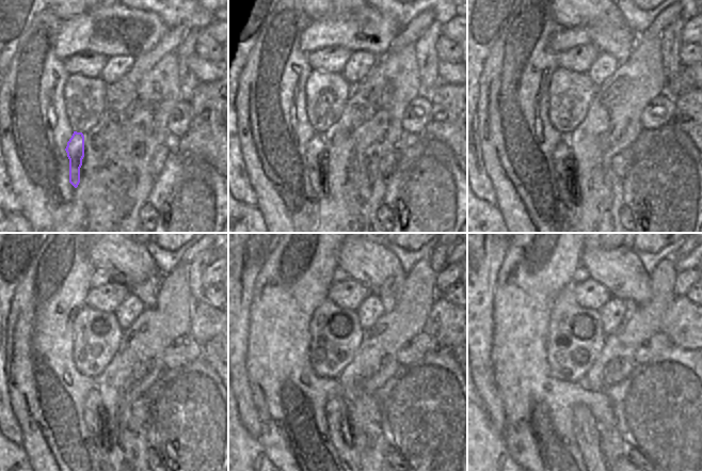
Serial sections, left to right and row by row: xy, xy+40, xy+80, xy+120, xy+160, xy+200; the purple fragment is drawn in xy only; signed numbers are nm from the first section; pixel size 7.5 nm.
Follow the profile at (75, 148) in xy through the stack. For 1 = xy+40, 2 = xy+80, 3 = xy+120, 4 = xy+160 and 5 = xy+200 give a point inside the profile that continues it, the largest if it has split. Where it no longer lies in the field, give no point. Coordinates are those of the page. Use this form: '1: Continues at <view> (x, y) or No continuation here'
1: Continues at xy+40 (316, 148)
2: Continues at xy+80 (562, 155)
3: Continues at xy+120 (97, 420)
4: Continues at xy+160 (339, 423)
5: Continues at xy+200 (584, 425)

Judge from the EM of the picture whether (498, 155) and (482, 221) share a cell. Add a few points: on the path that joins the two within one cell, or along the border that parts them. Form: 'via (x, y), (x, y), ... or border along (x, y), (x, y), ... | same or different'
border along (495, 205), (505, 221) | different

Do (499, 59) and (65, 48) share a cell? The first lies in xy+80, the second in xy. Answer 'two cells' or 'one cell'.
two cells

